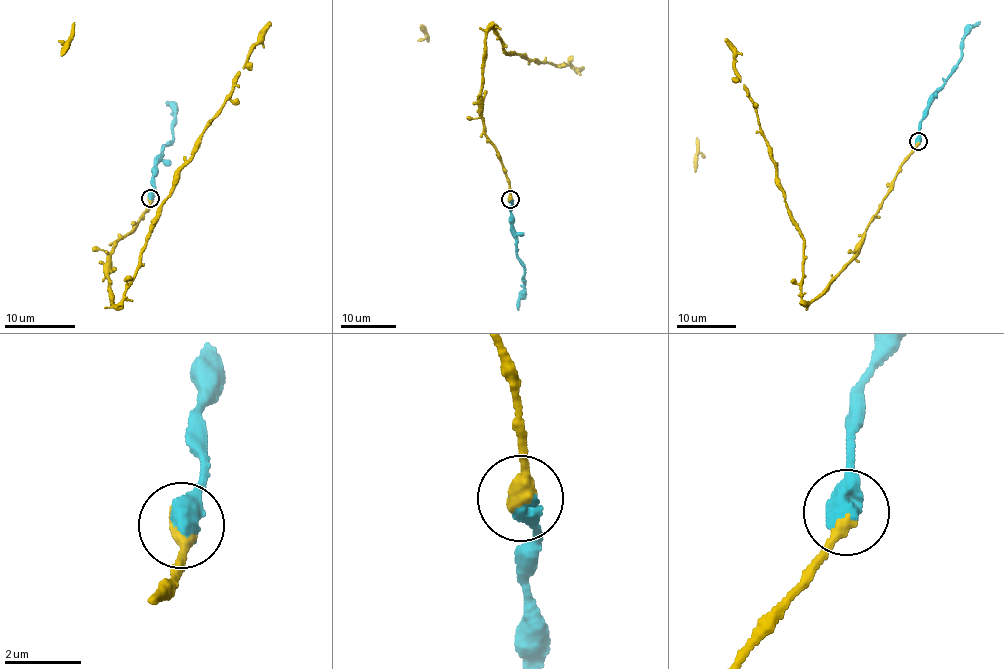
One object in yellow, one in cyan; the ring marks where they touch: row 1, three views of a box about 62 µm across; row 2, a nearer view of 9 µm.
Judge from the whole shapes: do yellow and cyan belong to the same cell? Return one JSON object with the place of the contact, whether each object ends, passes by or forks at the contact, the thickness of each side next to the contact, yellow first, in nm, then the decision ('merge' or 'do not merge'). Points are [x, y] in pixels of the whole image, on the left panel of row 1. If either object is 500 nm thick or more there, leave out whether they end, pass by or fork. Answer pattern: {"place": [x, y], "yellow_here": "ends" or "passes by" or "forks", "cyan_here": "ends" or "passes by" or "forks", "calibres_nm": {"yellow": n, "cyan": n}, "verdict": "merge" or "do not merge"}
{"place": [150, 198], "calibres_nm": {"yellow": 360, "cyan": 700}, "verdict": "merge"}

